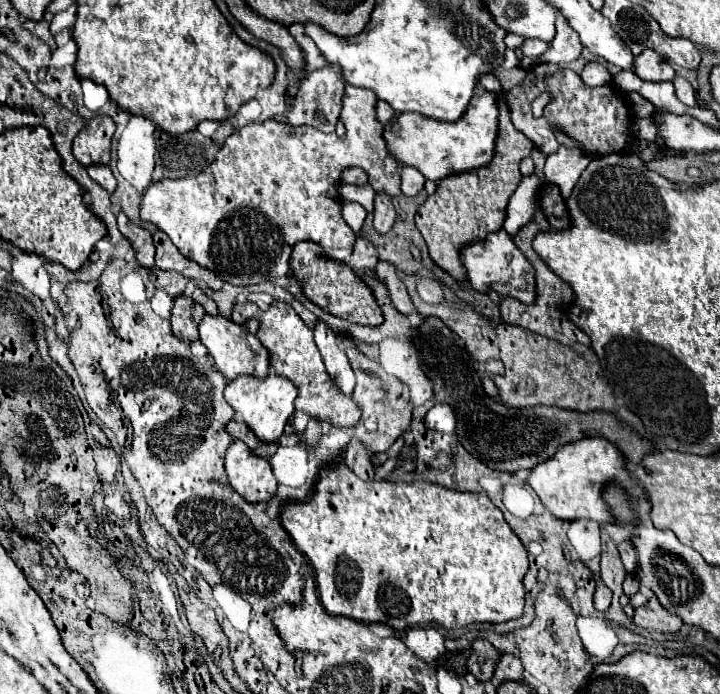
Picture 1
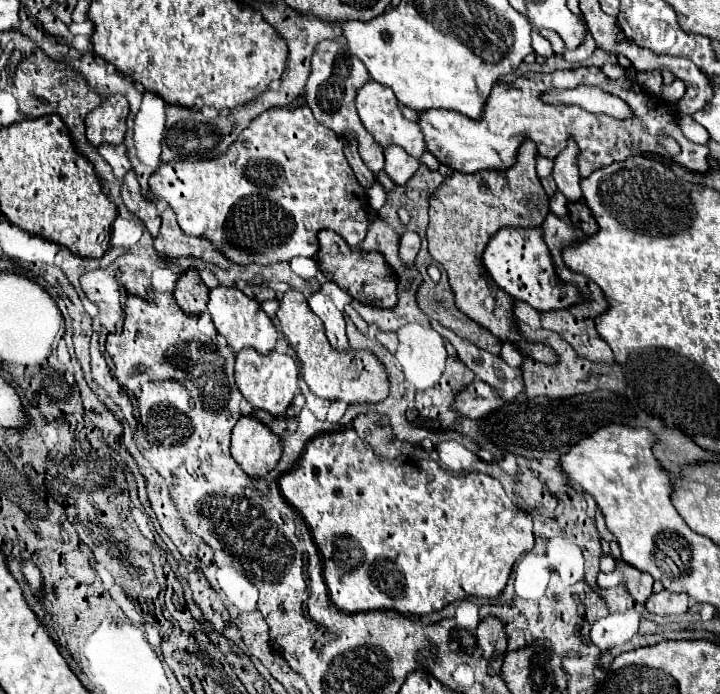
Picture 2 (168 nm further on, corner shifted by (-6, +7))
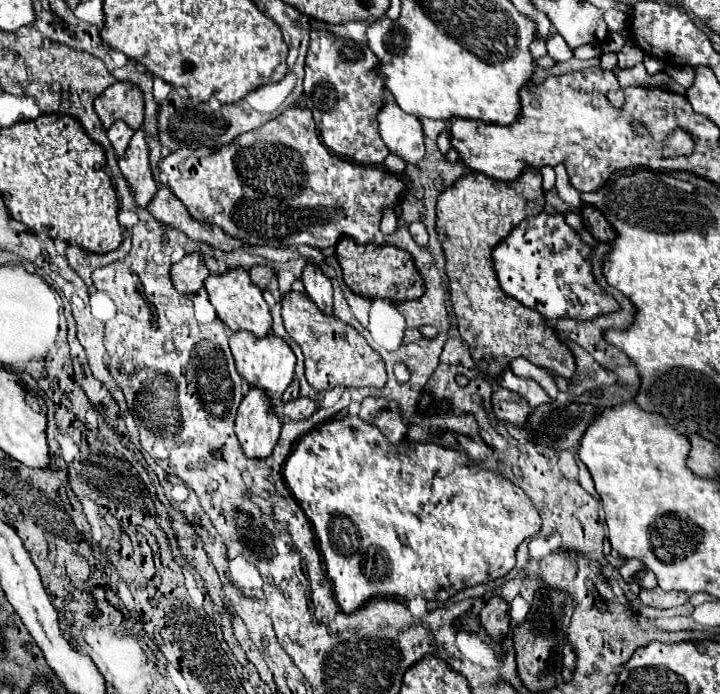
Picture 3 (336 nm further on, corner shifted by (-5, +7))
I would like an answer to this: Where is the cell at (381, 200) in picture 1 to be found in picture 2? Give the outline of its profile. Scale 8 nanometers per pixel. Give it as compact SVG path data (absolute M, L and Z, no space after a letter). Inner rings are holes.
M388 146L384 150L384 172L390 176L390 180L396 186L406 184L406 180L410 180L410 176L418 170L418 160L412 156L406 156L406 152L398 146Z

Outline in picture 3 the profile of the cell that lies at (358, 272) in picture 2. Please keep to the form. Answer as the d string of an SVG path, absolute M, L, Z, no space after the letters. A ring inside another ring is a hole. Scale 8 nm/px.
M341 238L337 244L337 260L343 268L343 276L347 286L367 298L389 298L393 302L413 300L421 298L425 294L425 282L421 280L421 274L417 272L417 266L413 264L413 258L409 252L395 248L395 246L375 246L375 244L357 244L351 238Z

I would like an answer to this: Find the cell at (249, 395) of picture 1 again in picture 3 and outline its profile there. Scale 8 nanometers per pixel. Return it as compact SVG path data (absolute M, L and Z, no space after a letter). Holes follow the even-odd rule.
M233 332L229 336L229 348L233 352L237 372L249 382L249 386L265 390L271 400L279 402L281 394L293 380L293 370L295 370L295 354L289 348L289 344L275 334L257 338L251 332Z

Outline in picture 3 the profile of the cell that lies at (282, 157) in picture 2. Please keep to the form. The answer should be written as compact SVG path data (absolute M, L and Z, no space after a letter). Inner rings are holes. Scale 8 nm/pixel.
M289 108L265 126L245 132L233 144L221 146L203 156L203 148L181 148L159 162L167 174L173 194L187 206L195 220L217 224L227 234L249 244L273 244L277 248L307 244L325 250L335 246L341 236L349 236L359 244L373 242L385 208L395 208L407 184L381 166L351 164L329 152L319 140L315 120L307 108Z

